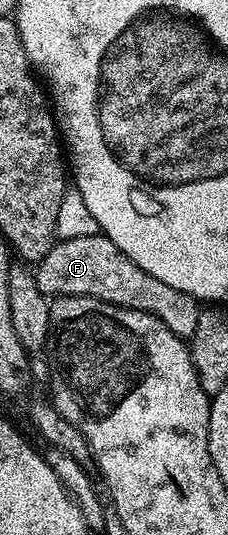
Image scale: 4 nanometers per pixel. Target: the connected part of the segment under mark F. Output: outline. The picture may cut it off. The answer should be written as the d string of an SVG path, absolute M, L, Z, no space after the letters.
M100 232L81 235L79 239L56 240L51 250L37 262L34 275L37 287L44 295L96 297L126 309L140 309L161 319L169 331L184 339L190 339L197 331L200 302L169 287L169 283L161 283L161 279L153 279L149 271L141 271L129 255L122 253Z

